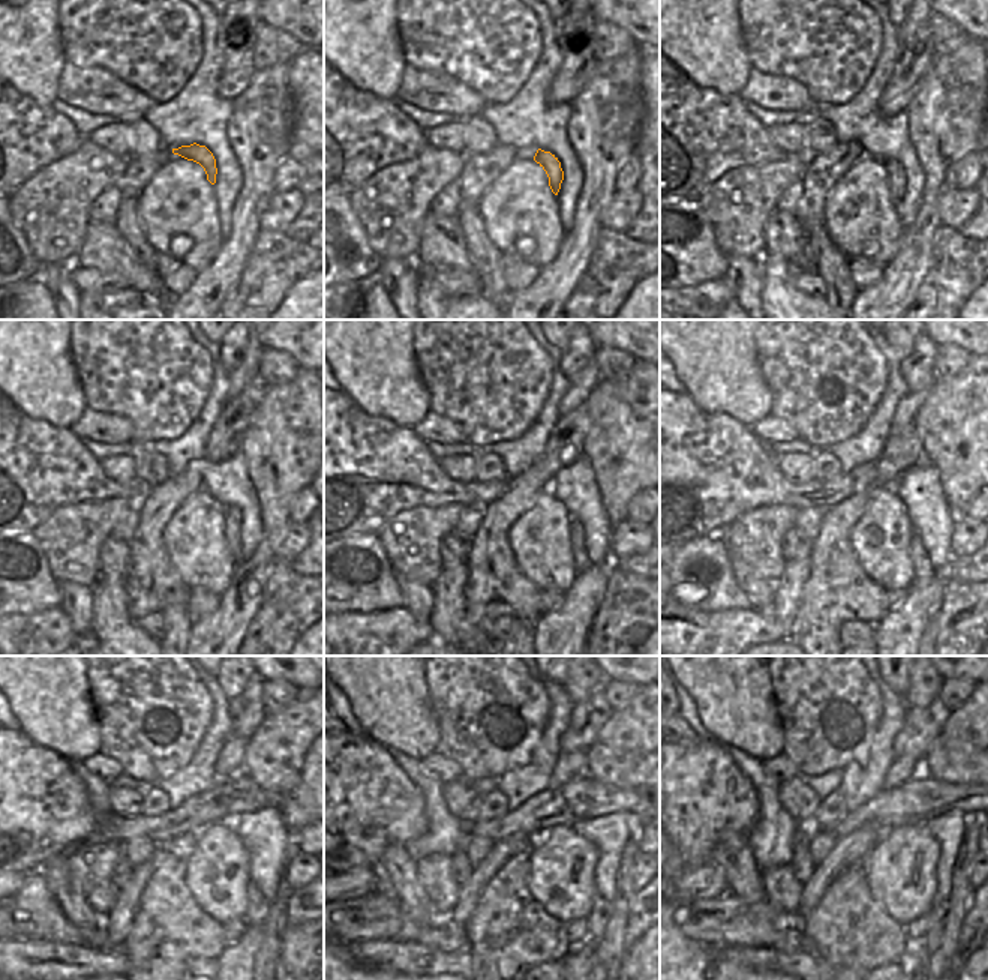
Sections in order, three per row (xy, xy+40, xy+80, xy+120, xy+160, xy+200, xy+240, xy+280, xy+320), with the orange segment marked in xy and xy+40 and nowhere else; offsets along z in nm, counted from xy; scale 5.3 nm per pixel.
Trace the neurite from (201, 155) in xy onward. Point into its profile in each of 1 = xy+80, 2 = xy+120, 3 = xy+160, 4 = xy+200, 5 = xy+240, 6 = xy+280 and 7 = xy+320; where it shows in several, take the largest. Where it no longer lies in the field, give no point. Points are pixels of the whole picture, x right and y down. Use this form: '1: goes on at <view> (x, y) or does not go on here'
1: goes on at xy+80 (895, 176)
2: goes on at xy+120 (231, 514)
3: goes on at xy+160 (580, 557)
4: goes on at xy+200 (921, 563)
5: goes on at xy+240 (257, 911)
6: goes on at xy+280 (597, 919)
7: goes on at xy+320 (937, 910)

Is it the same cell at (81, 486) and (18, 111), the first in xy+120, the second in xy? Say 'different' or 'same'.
same

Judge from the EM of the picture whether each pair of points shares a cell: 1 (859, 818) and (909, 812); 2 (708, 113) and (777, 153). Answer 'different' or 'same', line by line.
1: same
2: same

